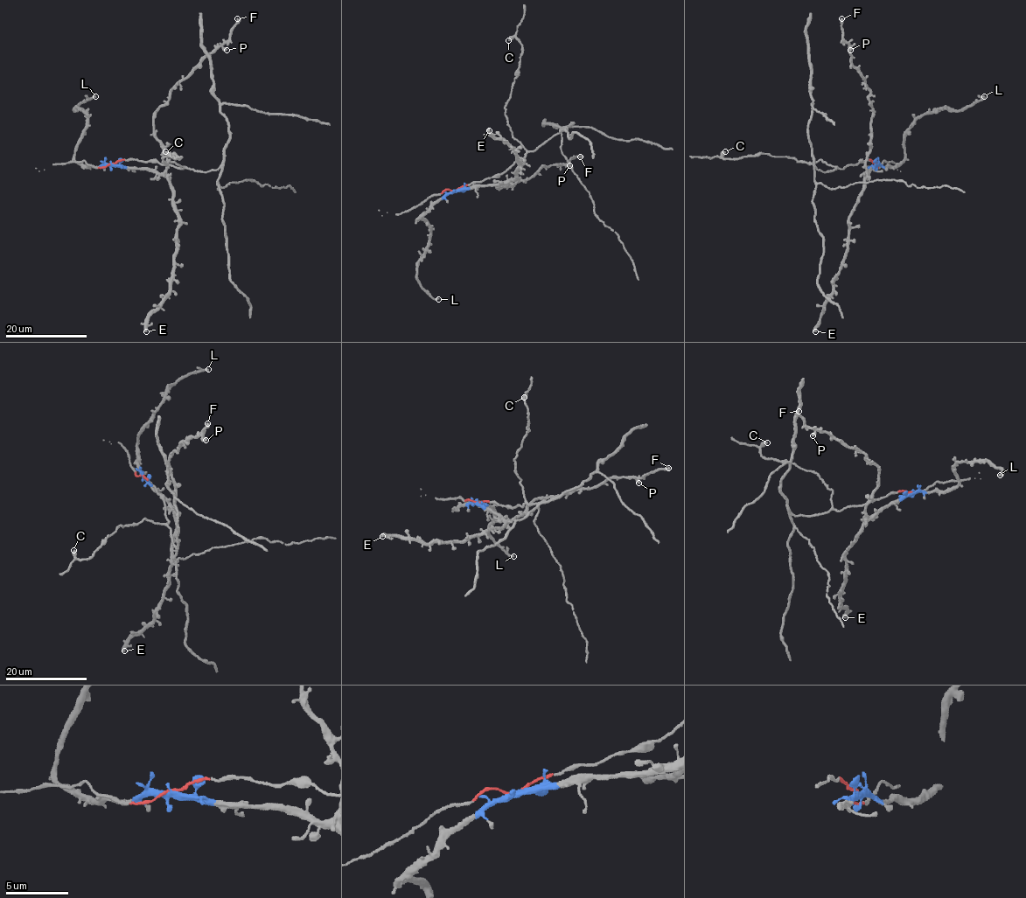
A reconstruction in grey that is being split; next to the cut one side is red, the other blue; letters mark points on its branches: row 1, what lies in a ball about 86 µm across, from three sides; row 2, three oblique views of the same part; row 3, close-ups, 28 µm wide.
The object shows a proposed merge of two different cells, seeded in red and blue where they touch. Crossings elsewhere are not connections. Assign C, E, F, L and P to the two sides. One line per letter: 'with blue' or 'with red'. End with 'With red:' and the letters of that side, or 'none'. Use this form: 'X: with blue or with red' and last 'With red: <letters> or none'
C: with red
E: with blue
F: with blue
L: with blue
P: with blue
With red: C

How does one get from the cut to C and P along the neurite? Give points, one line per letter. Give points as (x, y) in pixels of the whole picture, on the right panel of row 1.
C: (875, 163), (870, 160), (842, 169), (821, 160), (802, 163), (767, 154), (729, 158), (722, 156), (725, 151)
P: (875, 163), (868, 173), (865, 157), (869, 150), (871, 102), (864, 77), (851, 62), (850, 50)

